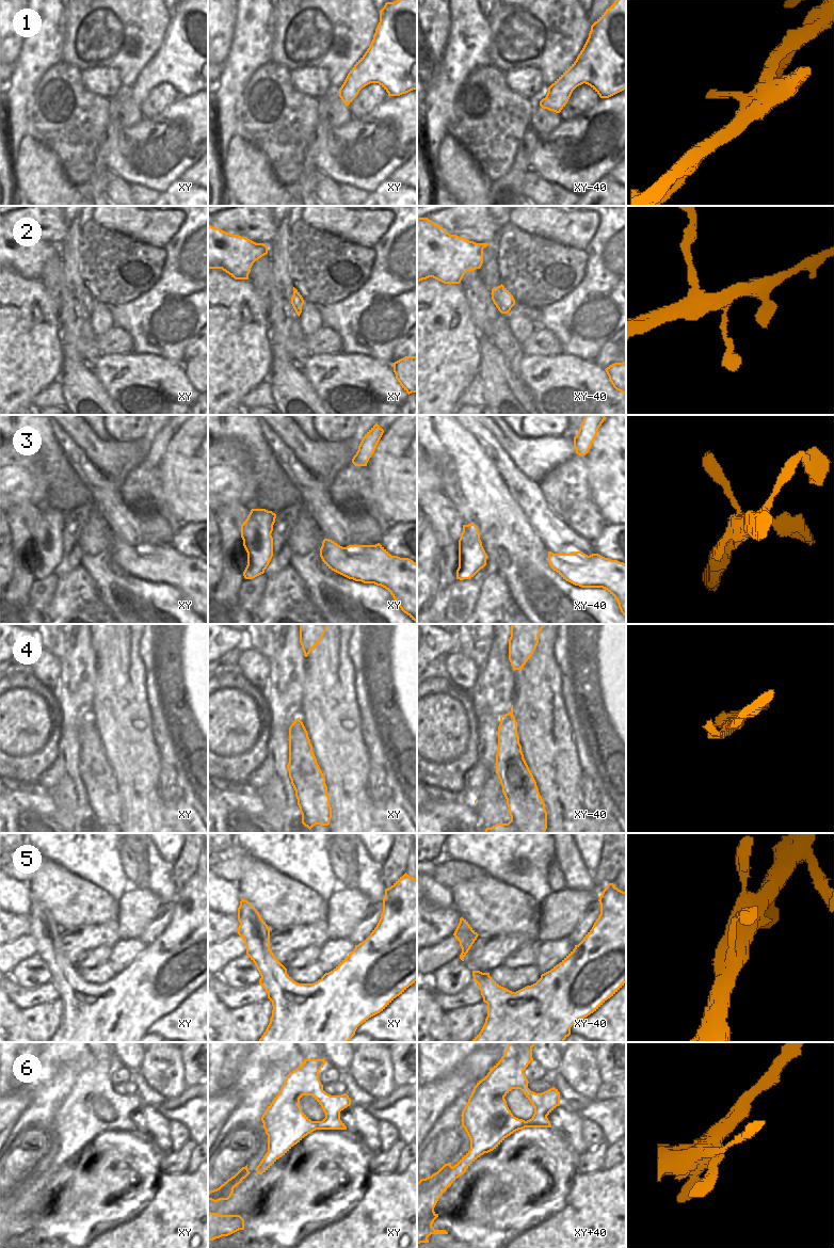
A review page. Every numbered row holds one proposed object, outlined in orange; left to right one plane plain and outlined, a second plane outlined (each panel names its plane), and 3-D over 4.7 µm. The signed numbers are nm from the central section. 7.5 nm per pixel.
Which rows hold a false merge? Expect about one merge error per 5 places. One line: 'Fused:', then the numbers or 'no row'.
Fused: 1, 4

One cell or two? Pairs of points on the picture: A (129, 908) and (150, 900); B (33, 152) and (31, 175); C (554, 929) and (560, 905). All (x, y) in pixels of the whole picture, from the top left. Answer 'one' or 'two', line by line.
A: one
B: one
C: one

